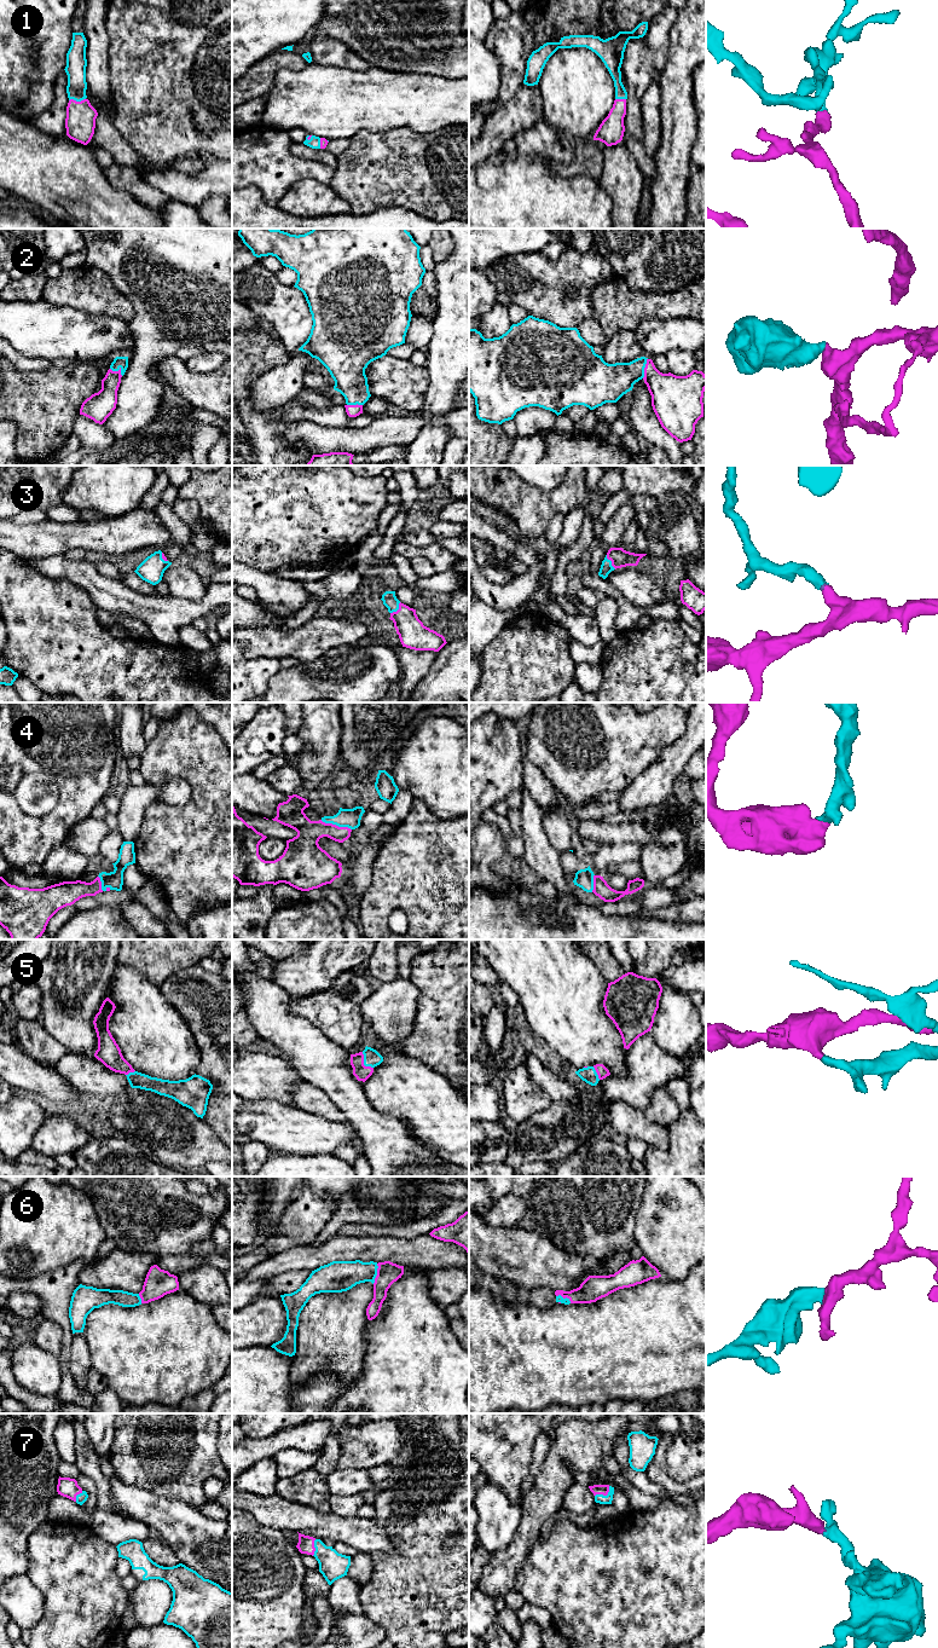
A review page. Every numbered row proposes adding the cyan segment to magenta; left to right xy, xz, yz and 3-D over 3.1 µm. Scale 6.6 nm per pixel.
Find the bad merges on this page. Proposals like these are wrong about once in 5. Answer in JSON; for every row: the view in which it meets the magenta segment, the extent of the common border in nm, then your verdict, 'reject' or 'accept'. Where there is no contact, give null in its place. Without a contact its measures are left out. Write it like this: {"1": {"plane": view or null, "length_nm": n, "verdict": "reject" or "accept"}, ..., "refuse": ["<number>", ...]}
{"1": {"plane": "xy", "length_nm": 110, "verdict": "accept"}, "2": {"plane": "yz", "length_nm": 140, "verdict": "accept"}, "3": {"plane": "yz", "length_nm": 120, "verdict": "accept"}, "4": {"plane": "xz", "length_nm": 220, "verdict": "accept"}, "5": {"plane": "xz", "length_nm": 130, "verdict": "accept"}, "6": {"plane": "xz", "length_nm": 140, "verdict": "accept"}, "7": {"plane": "yz", "length_nm": 120, "verdict": "accept"}, "refuse": []}

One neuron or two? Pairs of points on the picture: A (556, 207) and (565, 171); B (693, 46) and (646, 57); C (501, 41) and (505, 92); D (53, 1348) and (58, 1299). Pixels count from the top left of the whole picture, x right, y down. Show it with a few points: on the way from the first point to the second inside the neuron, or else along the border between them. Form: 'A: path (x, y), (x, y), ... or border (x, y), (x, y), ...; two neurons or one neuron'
A: border (550, 167), (565, 177), (586, 174), (591, 178); two neurons
B: border (673, 24), (670, 32), (667, 59), (660, 77); two neurons
C: path (509, 53), (509, 80); one neuron
D: border (45, 1318), (54, 1320), (61, 1326), (62, 1351); two neurons

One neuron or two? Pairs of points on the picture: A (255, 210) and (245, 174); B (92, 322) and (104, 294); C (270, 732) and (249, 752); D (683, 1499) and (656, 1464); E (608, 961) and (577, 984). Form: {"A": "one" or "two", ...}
{"A": "two", "B": "two", "C": "one", "D": "two", "E": "two"}

